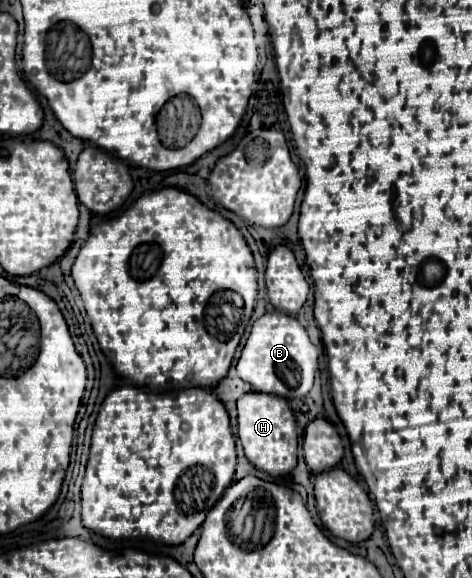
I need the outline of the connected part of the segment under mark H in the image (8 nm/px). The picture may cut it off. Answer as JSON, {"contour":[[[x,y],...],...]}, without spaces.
{"contour":[[[248,392],[238,400],[238,438],[246,458],[270,476],[286,476],[296,468],[298,434],[296,420],[286,398],[264,392]]]}

